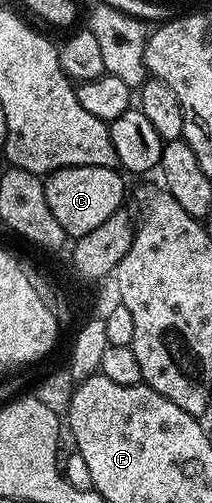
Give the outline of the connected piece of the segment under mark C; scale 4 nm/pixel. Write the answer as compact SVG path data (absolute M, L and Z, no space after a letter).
M65 167L45 176L48 209L52 209L52 217L60 221L67 236L92 233L92 229L98 228L103 221L108 221L108 217L112 217L112 213L119 211L123 206L122 194L126 191L121 177L112 167Z

